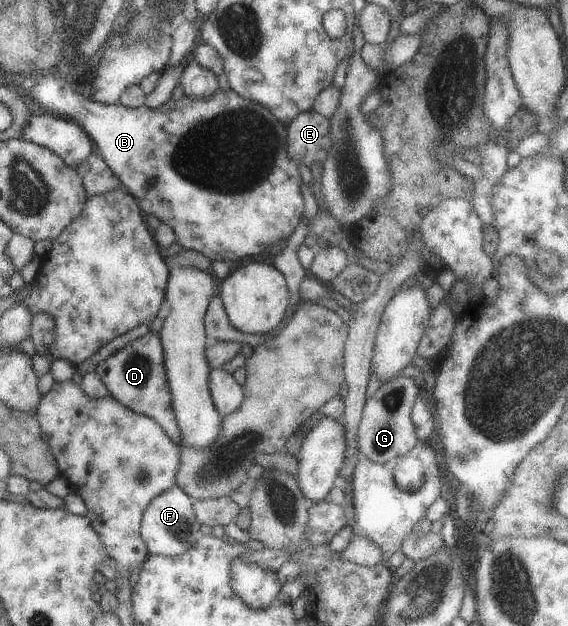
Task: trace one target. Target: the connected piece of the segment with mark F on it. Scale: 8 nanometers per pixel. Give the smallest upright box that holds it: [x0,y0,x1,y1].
[139,483,203,557]

